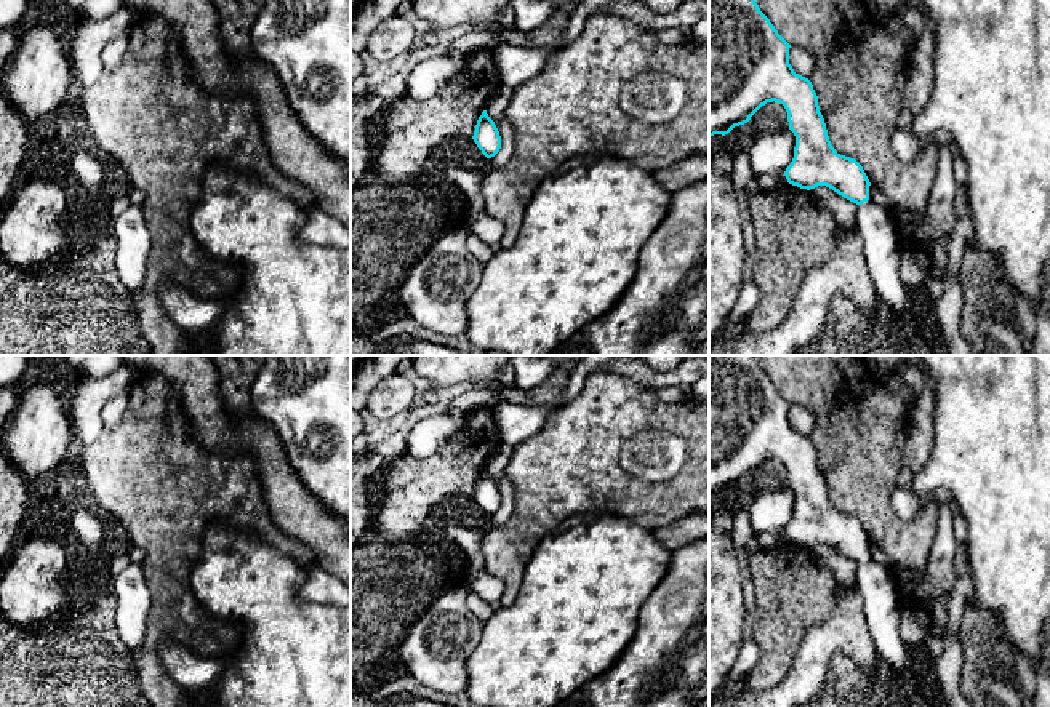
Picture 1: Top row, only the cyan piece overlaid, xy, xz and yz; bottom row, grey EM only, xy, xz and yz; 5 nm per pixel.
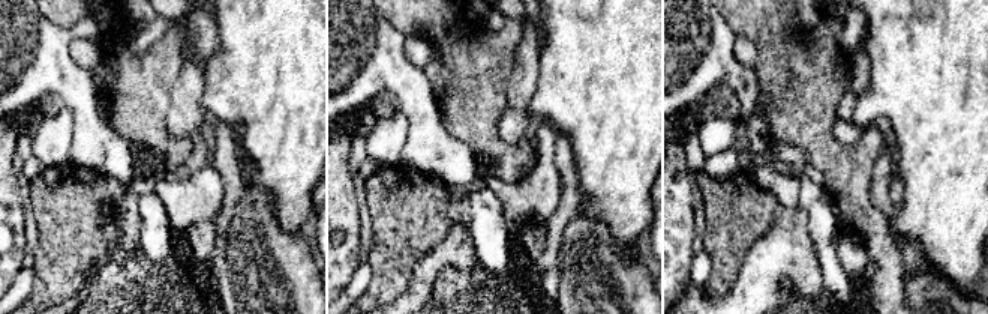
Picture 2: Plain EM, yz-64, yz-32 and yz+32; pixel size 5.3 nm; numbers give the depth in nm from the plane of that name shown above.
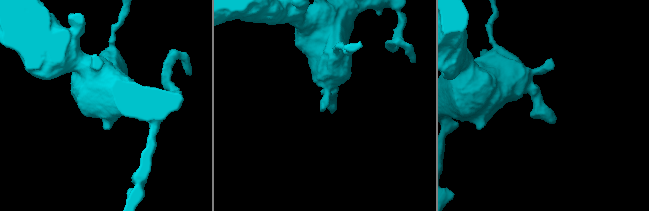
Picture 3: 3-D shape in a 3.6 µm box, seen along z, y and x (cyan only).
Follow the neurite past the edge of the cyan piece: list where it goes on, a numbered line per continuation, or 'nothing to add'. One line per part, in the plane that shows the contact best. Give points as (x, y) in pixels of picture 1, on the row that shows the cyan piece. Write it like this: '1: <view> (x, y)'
1: yz (882, 248)

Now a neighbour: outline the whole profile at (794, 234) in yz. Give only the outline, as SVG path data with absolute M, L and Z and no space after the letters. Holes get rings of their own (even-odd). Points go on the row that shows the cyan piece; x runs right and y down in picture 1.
M789 182L773 192L749 194L747 202L757 245L754 282L760 291L747 323L751 331L763 331L776 328L786 318L805 274L832 254L836 232L840 227L834 214L816 203L807 189Z

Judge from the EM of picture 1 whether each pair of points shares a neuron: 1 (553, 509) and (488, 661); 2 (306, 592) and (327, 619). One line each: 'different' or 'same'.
1: different
2: different

